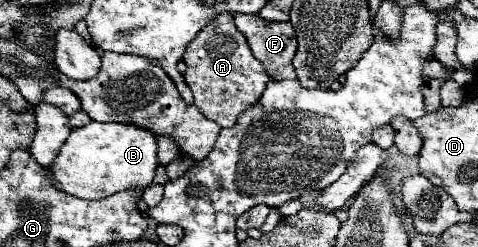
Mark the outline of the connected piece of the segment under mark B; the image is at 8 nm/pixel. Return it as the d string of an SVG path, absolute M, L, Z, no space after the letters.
M91 121L89 125L71 131L59 151L59 157L49 169L55 175L57 189L81 199L101 199L125 189L139 187L139 191L143 191L151 187L157 167L159 159L155 133L135 125Z

